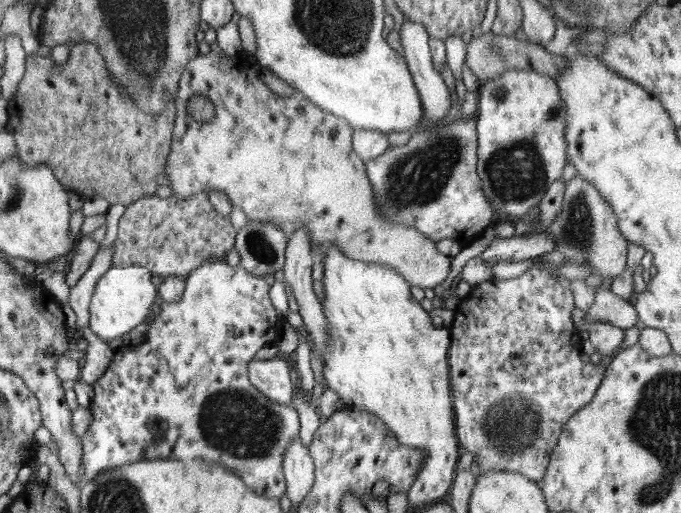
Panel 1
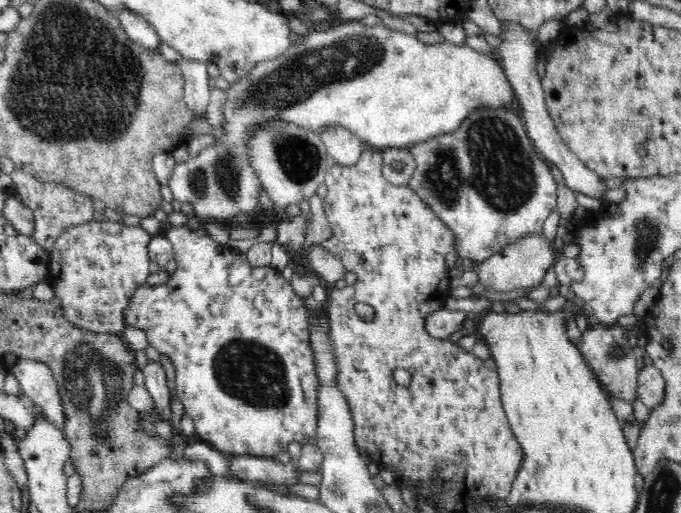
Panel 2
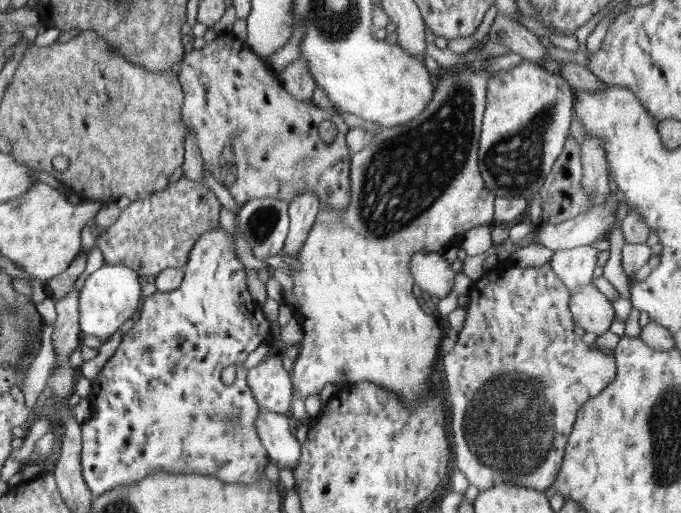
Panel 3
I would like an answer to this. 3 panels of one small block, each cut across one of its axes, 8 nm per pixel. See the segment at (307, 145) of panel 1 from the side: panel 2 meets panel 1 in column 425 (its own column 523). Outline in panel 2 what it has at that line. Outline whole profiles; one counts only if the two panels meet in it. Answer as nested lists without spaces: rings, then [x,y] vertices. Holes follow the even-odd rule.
[[[528,234],[508,244],[500,254],[486,258],[486,262],[478,264],[478,282],[484,286],[484,292],[512,292],[522,288],[536,288],[542,284],[546,270],[556,262],[556,254],[552,250],[552,242],[542,234]]]

